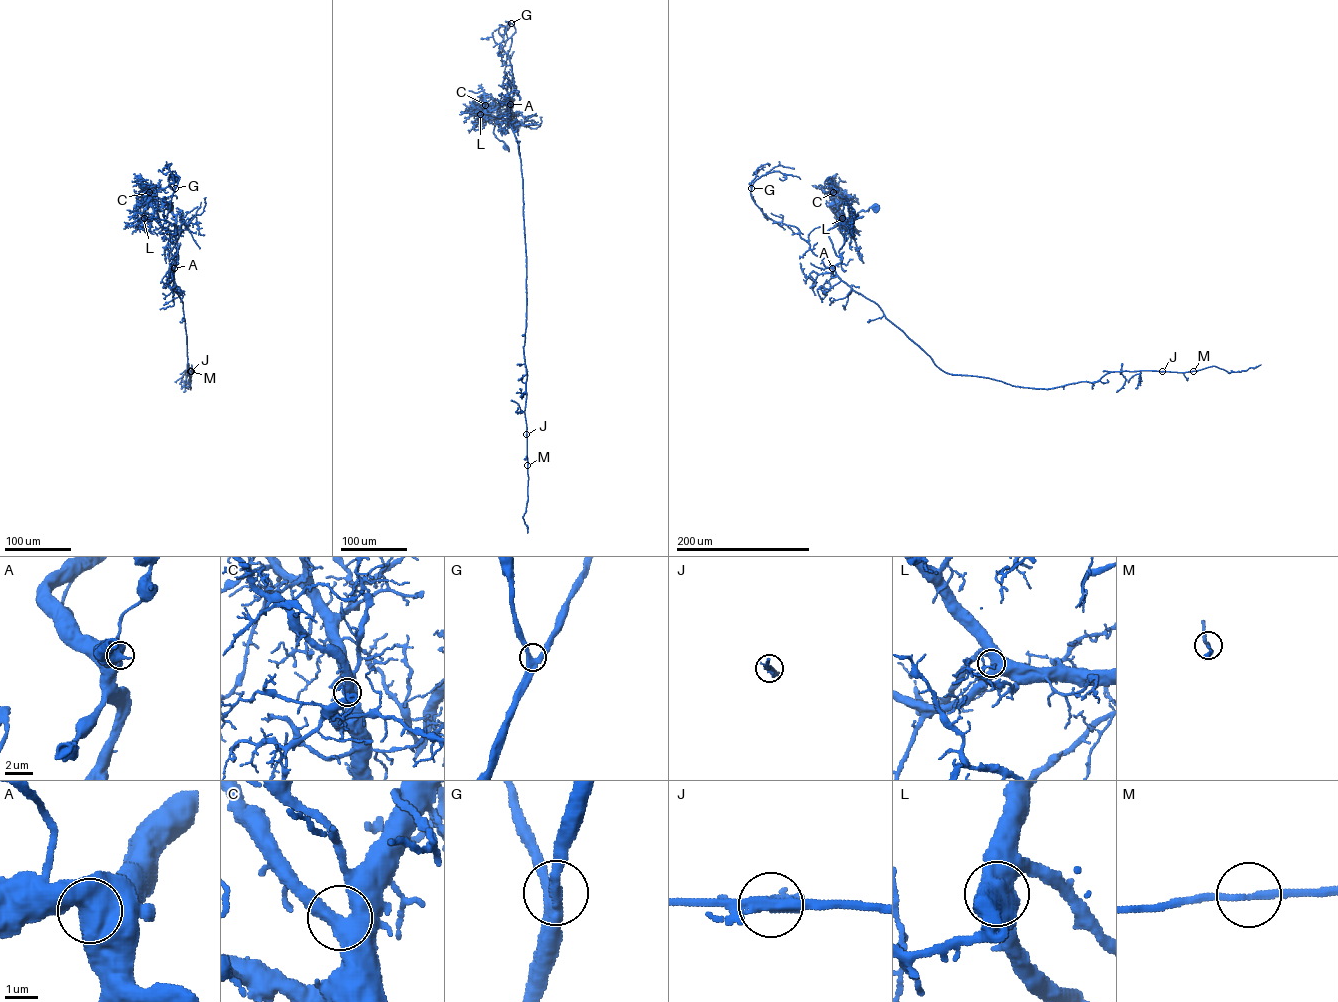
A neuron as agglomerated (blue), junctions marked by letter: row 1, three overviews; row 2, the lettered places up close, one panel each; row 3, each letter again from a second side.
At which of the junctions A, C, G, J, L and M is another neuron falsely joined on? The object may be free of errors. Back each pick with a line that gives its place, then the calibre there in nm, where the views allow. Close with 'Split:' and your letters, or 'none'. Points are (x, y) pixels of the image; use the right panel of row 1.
Split: none

